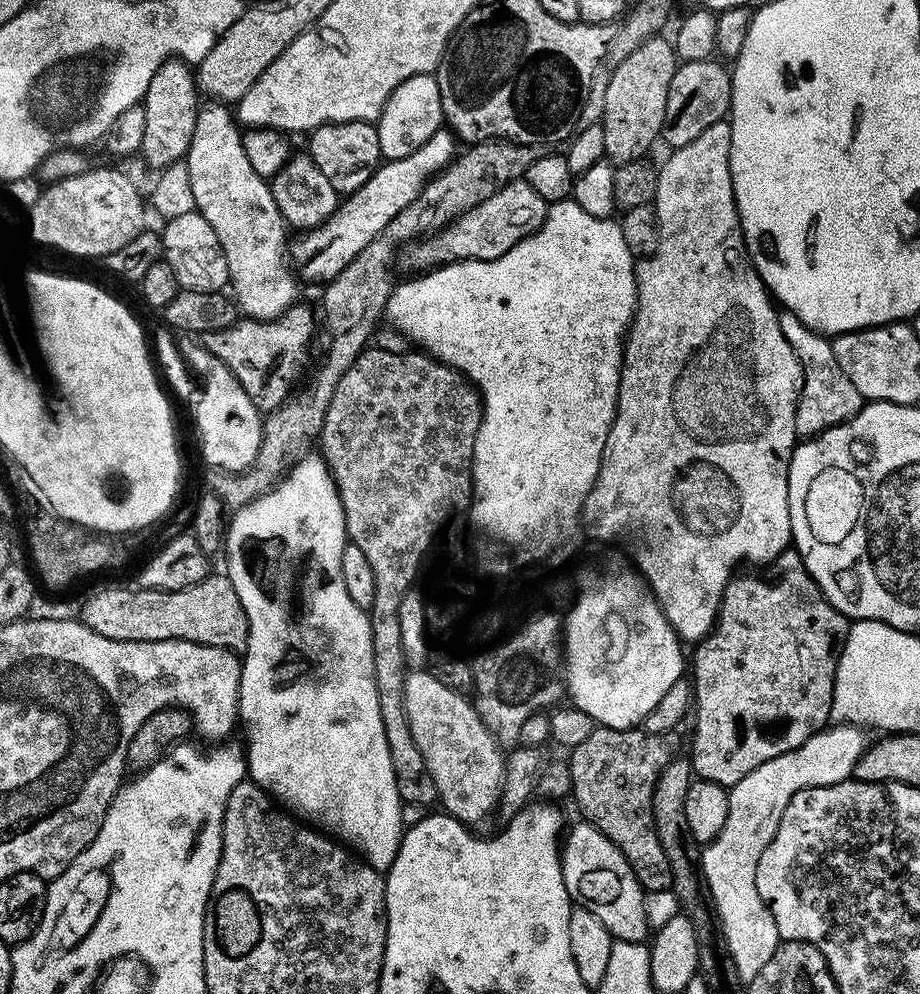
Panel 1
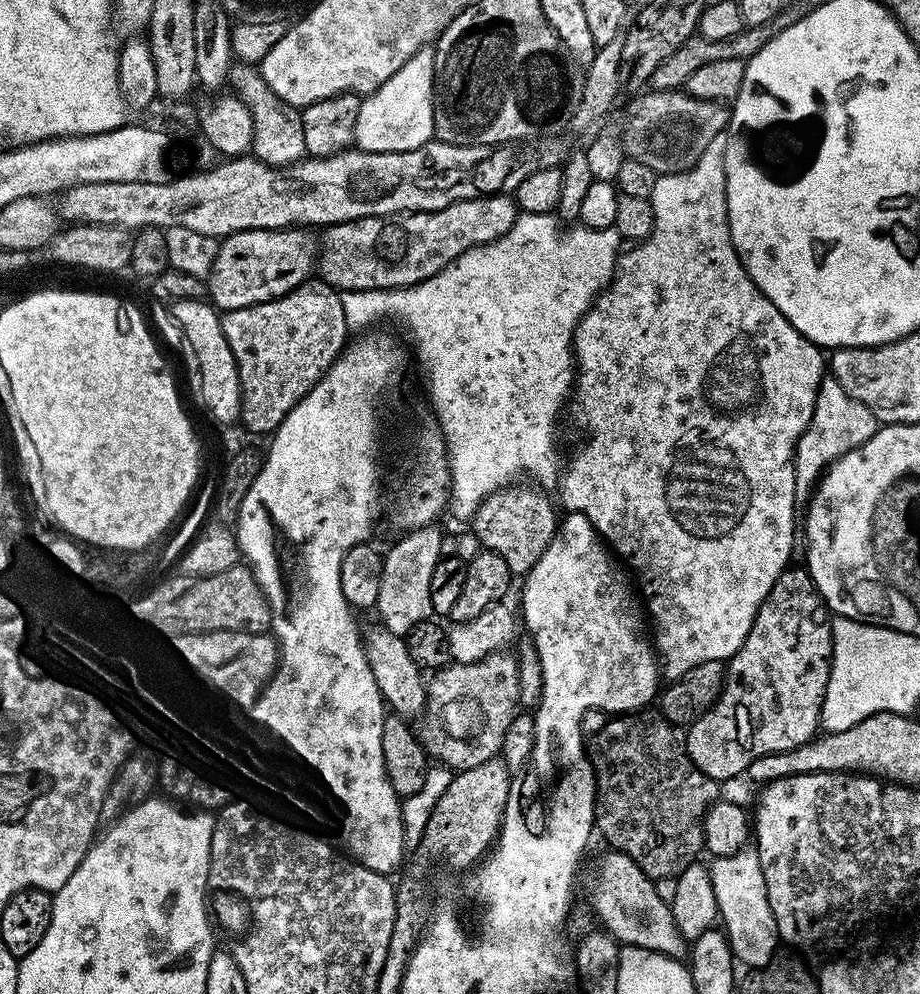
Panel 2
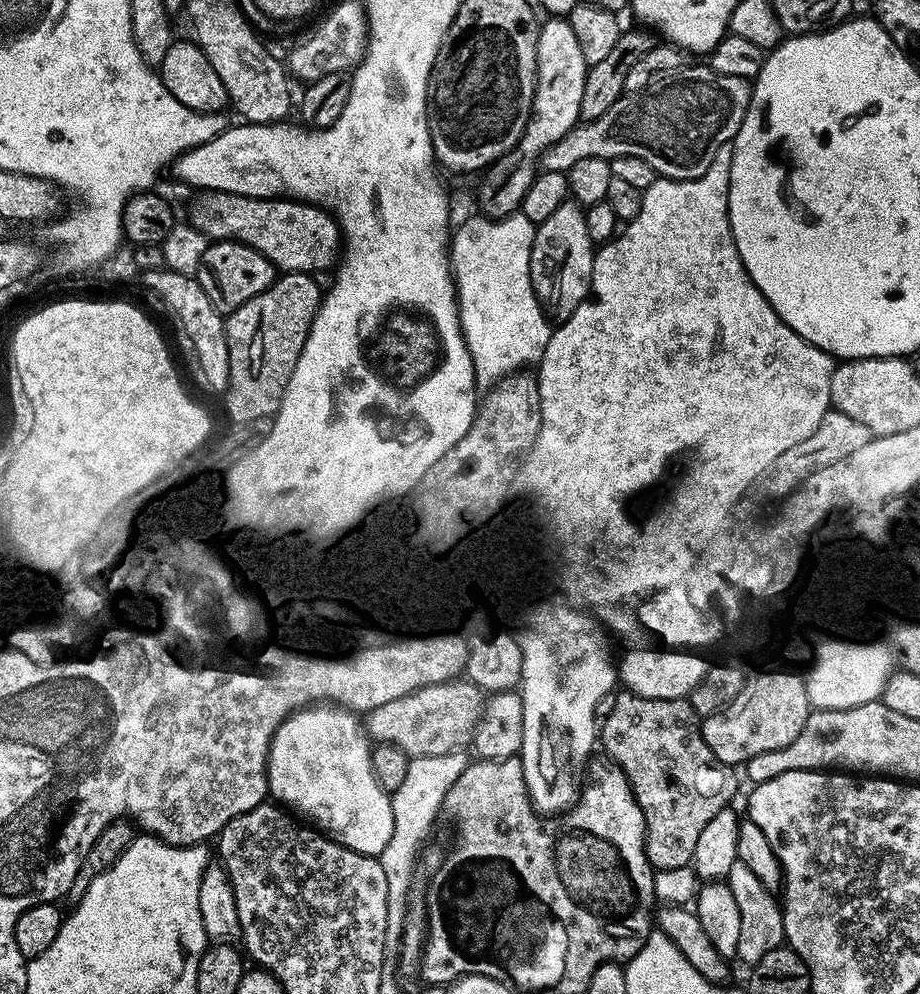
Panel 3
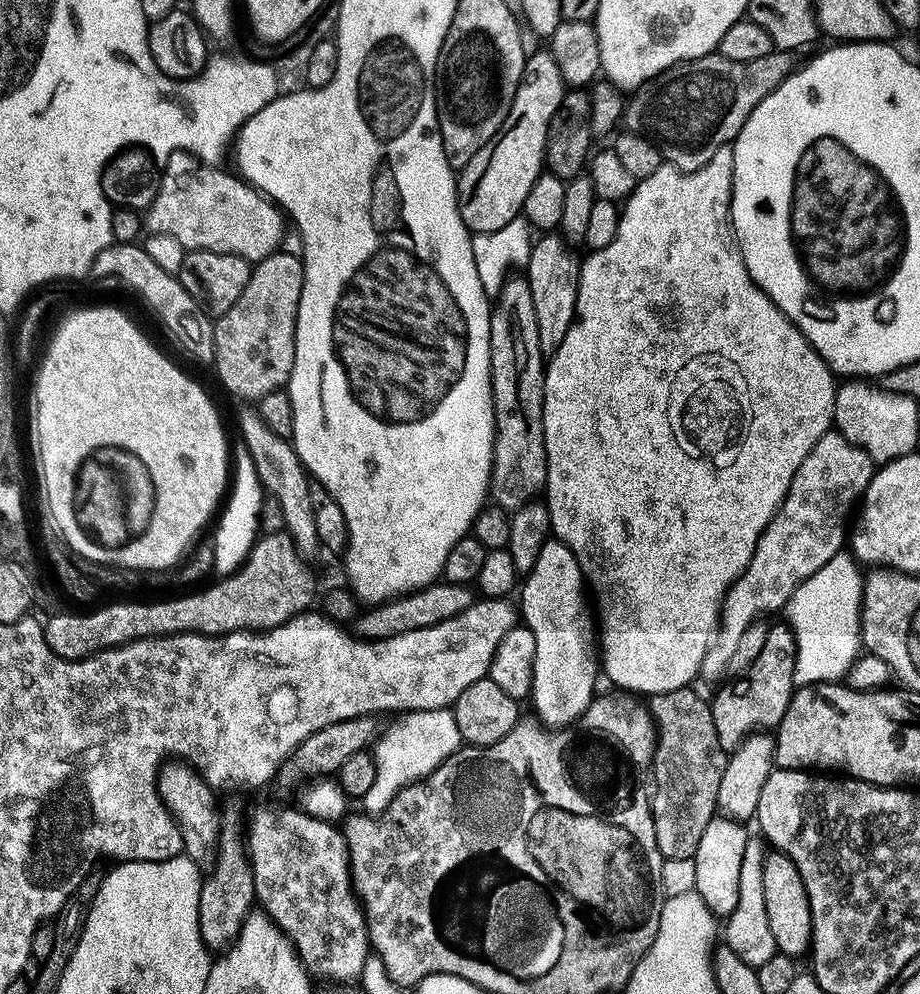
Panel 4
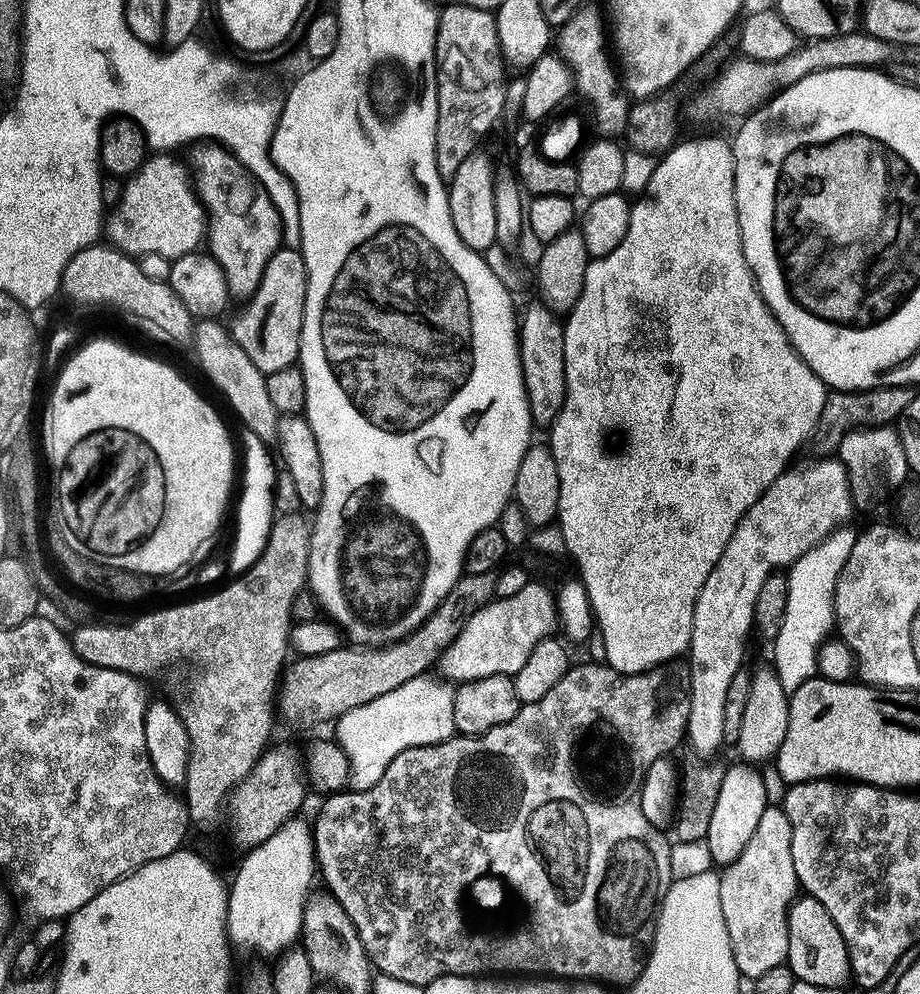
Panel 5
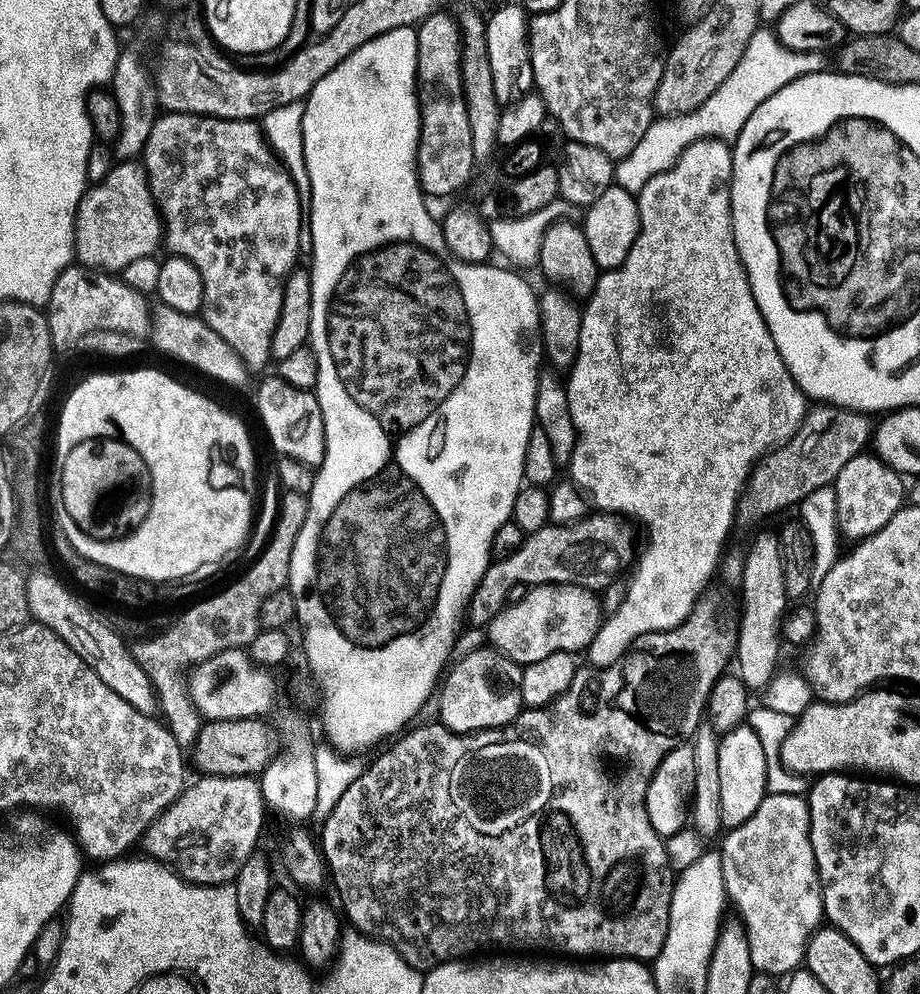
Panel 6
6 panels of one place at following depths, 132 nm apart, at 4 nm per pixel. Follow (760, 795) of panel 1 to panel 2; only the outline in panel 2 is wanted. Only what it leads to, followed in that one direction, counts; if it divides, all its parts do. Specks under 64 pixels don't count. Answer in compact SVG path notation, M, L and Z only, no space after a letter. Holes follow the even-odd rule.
M755 850L736 852L733 856L717 856L711 861L710 871L716 911L719 919L724 920L723 931L732 947L733 957L749 969L761 968L777 955L778 937L774 914L770 910L770 898L766 894L766 878L762 874L760 856Z

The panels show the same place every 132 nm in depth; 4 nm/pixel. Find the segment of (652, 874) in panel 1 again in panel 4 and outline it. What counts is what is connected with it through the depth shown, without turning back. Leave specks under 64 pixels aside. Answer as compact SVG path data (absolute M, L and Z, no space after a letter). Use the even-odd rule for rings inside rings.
M689 686L679 688L678 690L670 690L663 692L660 696L653 696L650 700L650 711L653 720L656 722L656 753L652 755L650 765L650 780L651 783L656 783L656 789L653 787L650 792L650 805L653 818L653 834L658 842L658 850L660 855L665 860L668 859L690 859L695 857L698 850L698 842L702 842L702 833L706 831L706 826L717 815L718 809L718 786L722 786L722 774L726 774L726 766L728 765L729 753L722 750L722 742L718 742L718 730L714 730L714 714L712 713L712 705L707 699L703 700L698 693L695 692L695 687Z

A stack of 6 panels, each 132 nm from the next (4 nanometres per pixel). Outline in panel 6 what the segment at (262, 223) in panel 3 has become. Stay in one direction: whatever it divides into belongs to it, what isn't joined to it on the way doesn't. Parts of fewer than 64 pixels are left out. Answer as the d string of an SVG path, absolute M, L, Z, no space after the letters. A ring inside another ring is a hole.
M140 162L113 163L104 180L93 183L80 199L80 210L76 222L76 246L74 256L85 268L99 268L113 274L119 273L137 258L153 255L162 244L162 217L156 208L148 175Z

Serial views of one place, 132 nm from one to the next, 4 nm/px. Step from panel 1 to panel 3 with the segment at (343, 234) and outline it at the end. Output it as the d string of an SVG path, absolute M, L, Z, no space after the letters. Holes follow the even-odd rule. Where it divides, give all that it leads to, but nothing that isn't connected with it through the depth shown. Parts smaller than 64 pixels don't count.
M217 240L209 243L206 254L202 254L195 277L202 290L206 290L206 298L214 302L220 313L227 314L250 302L250 298L262 294L262 290L276 281L277 275L277 268L262 254L258 254L258 250L237 240Z

